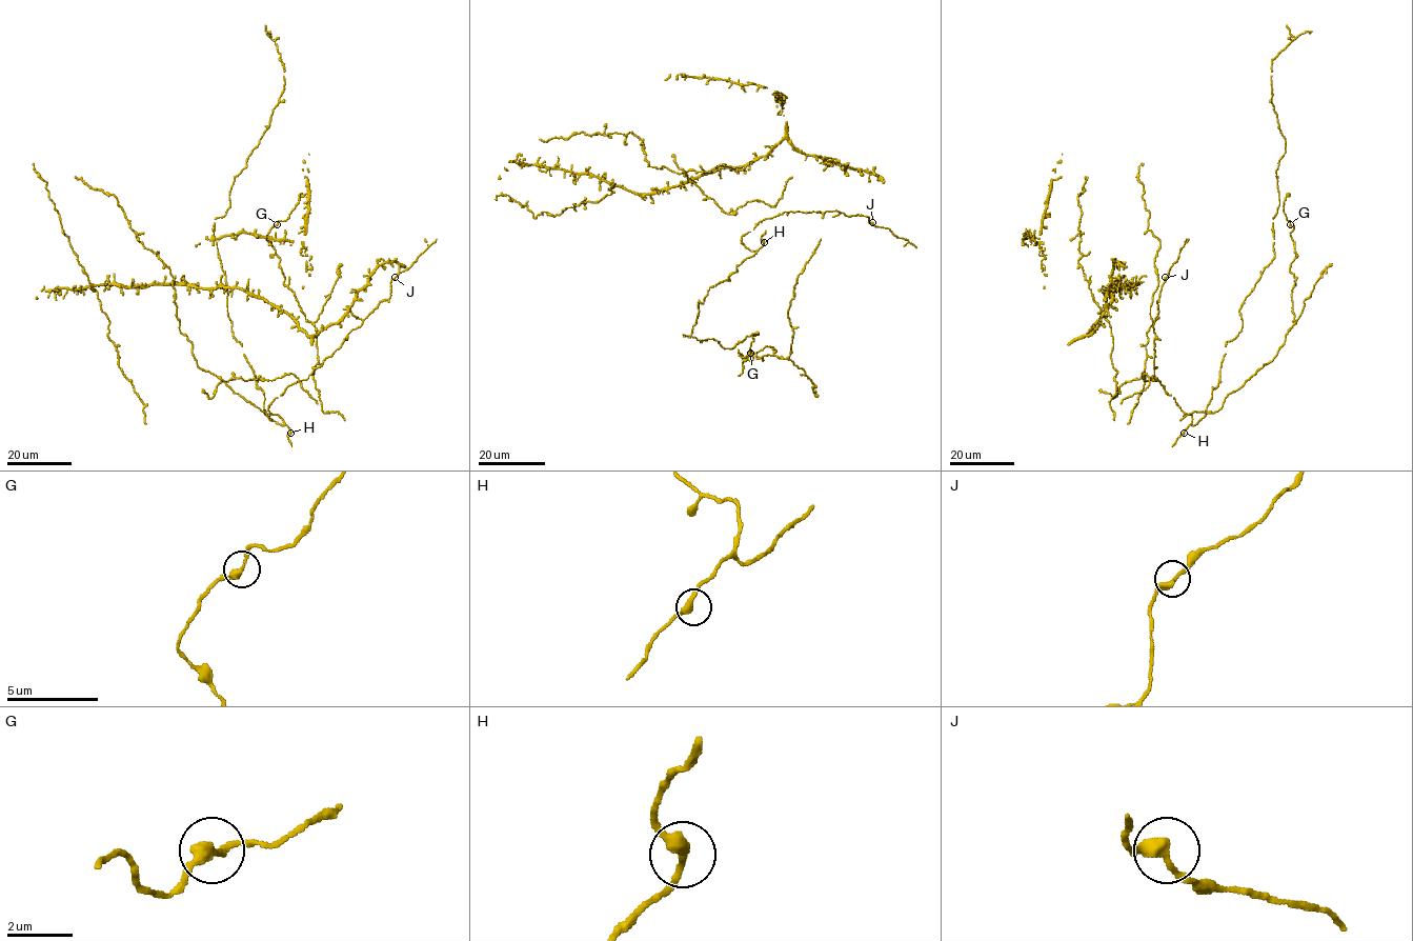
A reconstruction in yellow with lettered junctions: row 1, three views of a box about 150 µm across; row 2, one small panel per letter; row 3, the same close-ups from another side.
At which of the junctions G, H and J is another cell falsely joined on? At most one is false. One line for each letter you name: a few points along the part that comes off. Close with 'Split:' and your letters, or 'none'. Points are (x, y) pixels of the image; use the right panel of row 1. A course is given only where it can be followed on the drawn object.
Split: none

